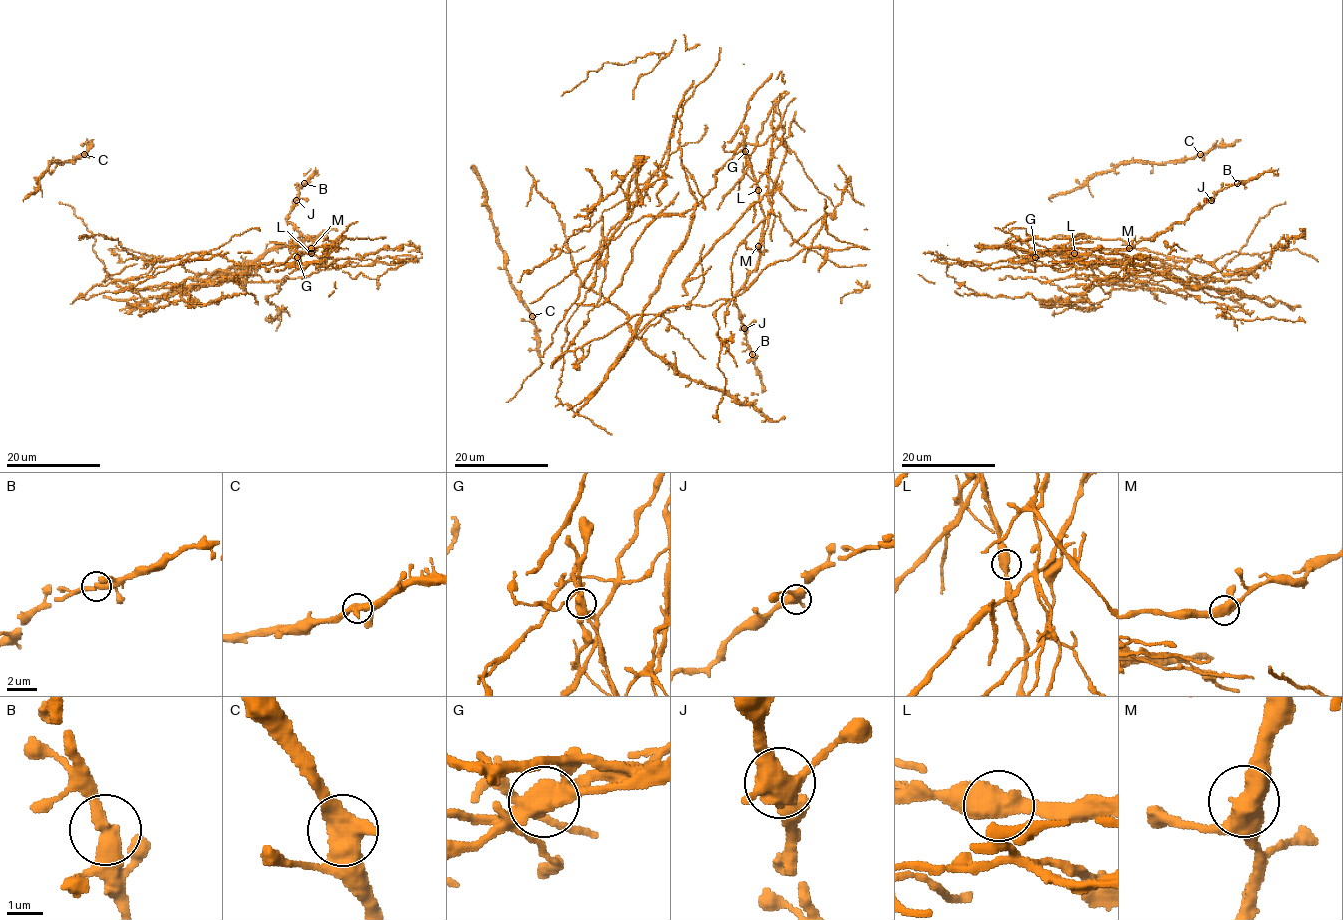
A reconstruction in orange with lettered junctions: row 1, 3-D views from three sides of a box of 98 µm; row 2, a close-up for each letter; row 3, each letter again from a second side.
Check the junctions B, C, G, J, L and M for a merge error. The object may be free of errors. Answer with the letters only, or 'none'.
G

